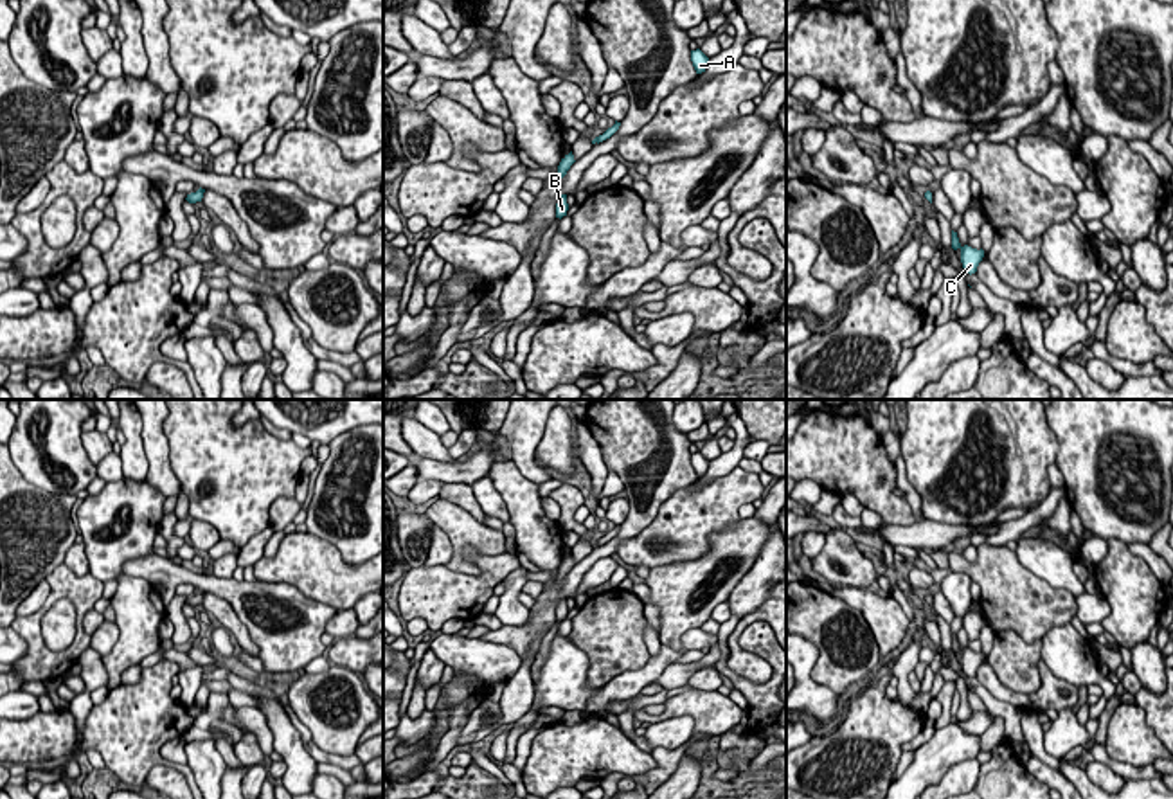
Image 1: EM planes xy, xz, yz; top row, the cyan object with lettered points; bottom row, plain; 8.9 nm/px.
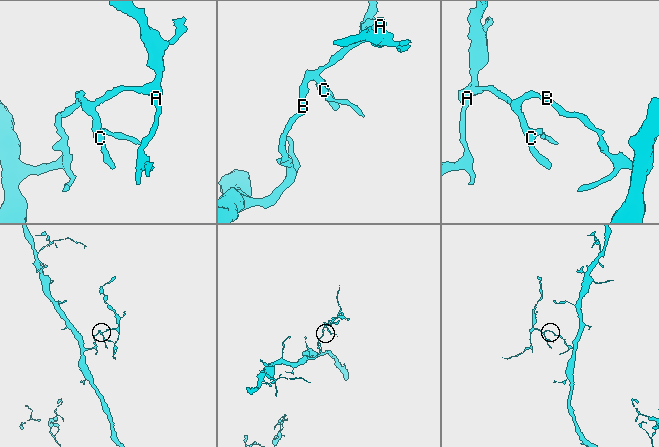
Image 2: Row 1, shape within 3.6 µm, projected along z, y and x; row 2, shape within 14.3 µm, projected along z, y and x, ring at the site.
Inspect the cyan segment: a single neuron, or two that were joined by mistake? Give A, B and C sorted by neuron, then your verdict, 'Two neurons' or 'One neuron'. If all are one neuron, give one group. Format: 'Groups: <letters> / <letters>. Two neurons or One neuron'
Groups: A B C. One neuron

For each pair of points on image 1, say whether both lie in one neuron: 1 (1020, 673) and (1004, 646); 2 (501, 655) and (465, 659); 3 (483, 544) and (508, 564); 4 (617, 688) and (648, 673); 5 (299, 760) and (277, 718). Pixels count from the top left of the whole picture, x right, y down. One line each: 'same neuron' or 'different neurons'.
1: same neuron
2: same neuron
3: different neurons
4: same neuron
5: same neuron

